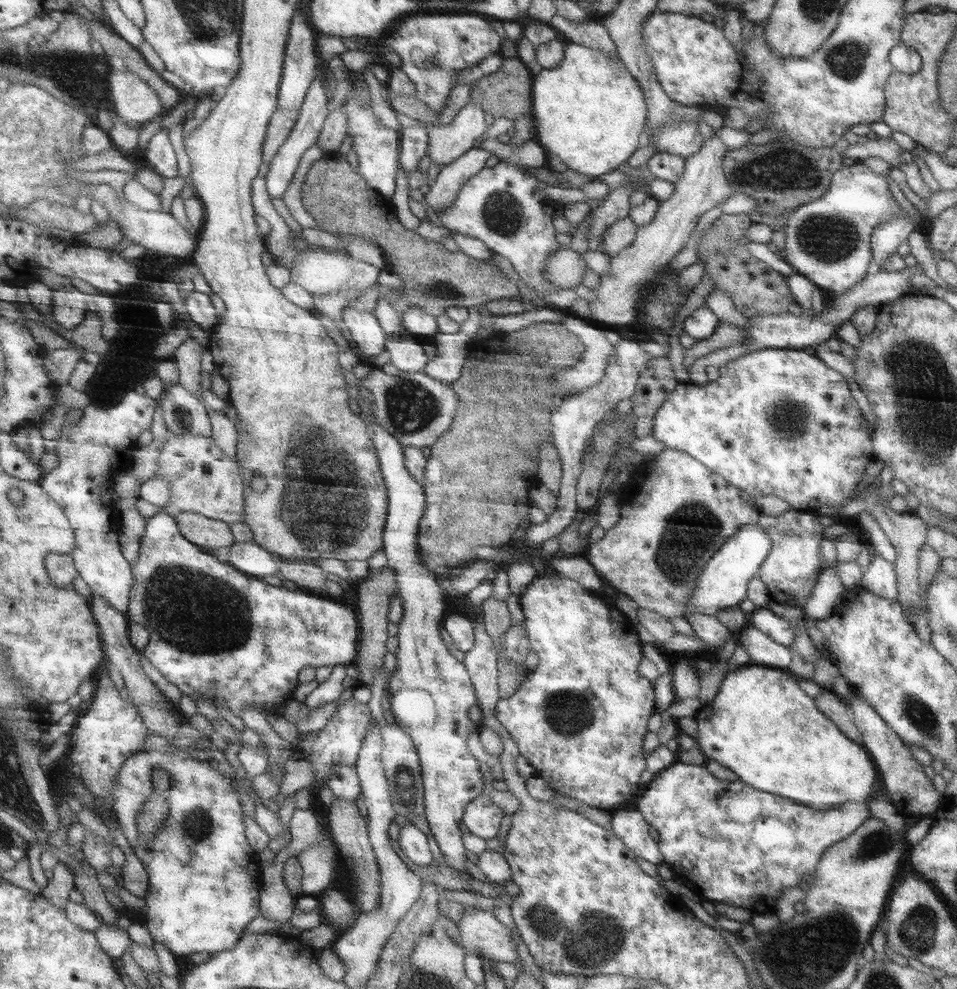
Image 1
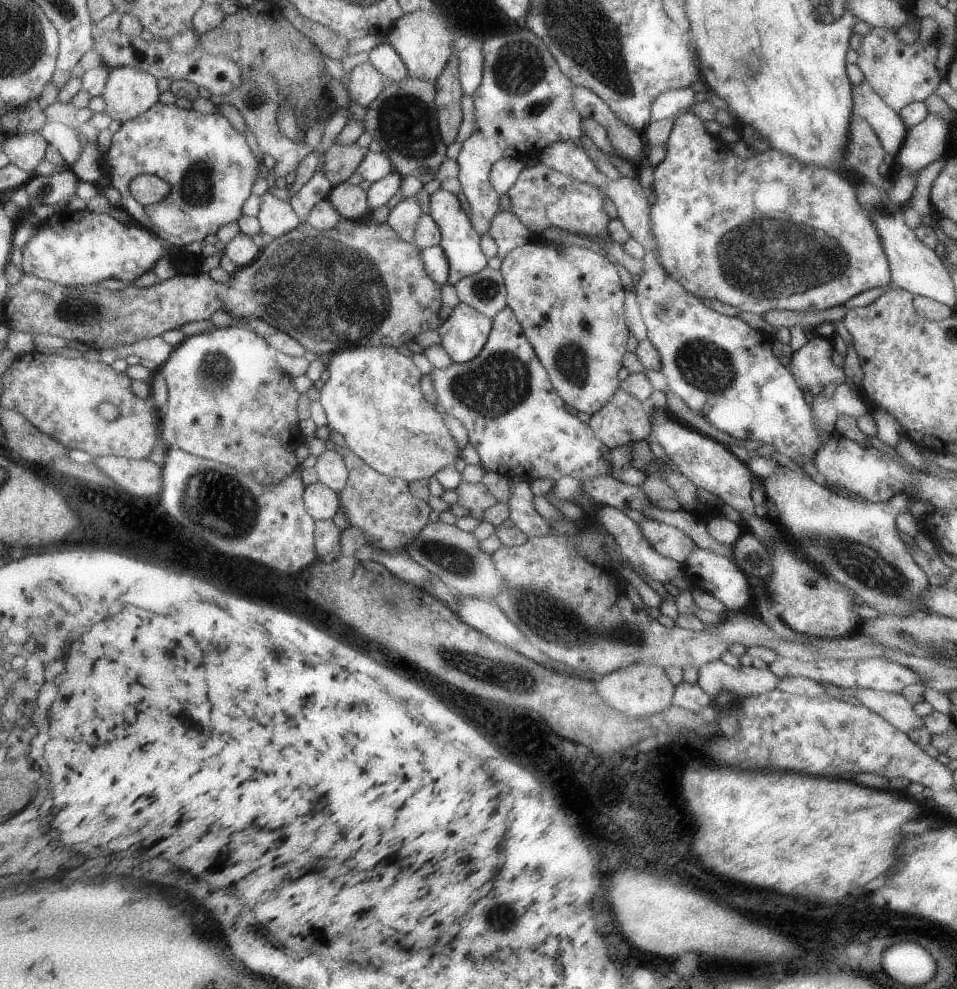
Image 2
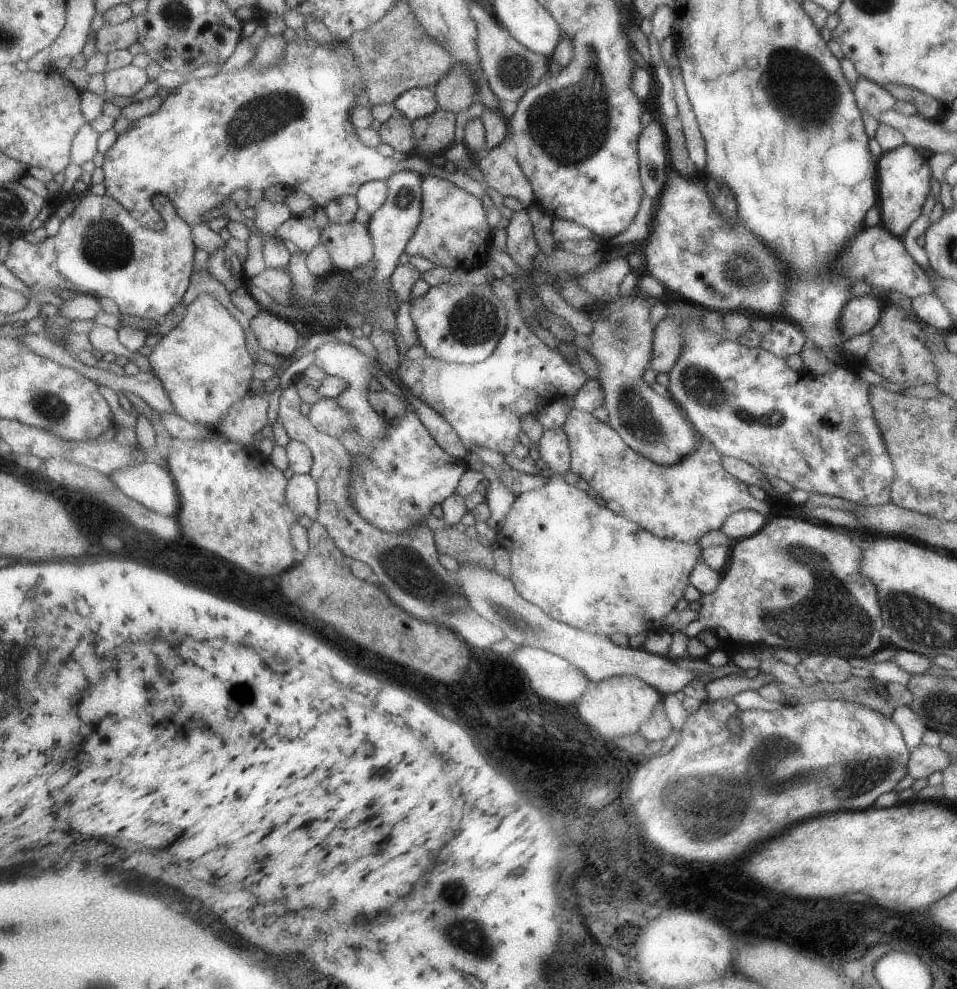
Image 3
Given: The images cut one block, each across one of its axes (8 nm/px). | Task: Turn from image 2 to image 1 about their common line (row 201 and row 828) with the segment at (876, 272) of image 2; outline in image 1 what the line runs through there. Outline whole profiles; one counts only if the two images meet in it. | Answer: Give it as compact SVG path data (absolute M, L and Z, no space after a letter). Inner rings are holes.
M677 761L662 772L654 775L653 779L648 783L646 793L642 795L636 808L642 813L646 822L658 831L660 841L658 846L664 861L672 870L673 877L682 882L687 888L690 888L695 895L698 895L705 901L707 905L712 902L724 902L732 906L740 906L746 908L755 914L776 914L776 903L781 898L783 889L796 888L800 881L804 880L804 875L814 875L817 862L820 861L824 851L831 847L834 843L840 842L842 839L847 839L858 827L862 826L868 818L871 817L871 812L867 802L844 802L838 808L830 808L830 810L818 810L818 808L810 808L803 804L796 803L794 800L756 790L756 788L742 782L738 779L736 782L728 782L728 780L720 780L716 776L702 766L696 764L684 764Z

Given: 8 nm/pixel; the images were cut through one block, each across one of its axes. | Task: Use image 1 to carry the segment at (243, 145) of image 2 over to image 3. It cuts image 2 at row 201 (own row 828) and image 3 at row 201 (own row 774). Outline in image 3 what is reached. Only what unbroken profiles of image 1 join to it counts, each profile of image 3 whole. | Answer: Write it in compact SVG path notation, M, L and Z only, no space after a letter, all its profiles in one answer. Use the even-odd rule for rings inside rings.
M296 36L294 40L288 43L285 50L285 57L279 66L270 68L265 71L257 71L252 68L252 62L246 67L234 73L220 73L213 77L207 77L204 80L192 79L188 81L180 89L173 92L166 99L160 110L152 115L142 117L133 124L133 127L118 136L117 142L106 153L107 161L105 164L105 171L107 174L106 185L108 195L118 199L130 212L146 227L150 227L155 231L163 231L167 227L167 215L161 210L157 209L155 198L158 195L166 195L174 204L174 208L179 212L182 218L186 219L192 226L201 225L208 222L206 214L210 214L214 208L221 208L225 203L230 201L232 194L238 188L248 189L252 193L261 193L268 190L270 186L282 184L288 187L291 191L300 190L306 192L311 197L315 198L316 206L328 208L329 204L337 198L345 197L346 195L357 195L360 188L364 184L375 181L388 179L396 173L402 171L414 171L418 174L427 177L442 177L444 179L455 182L458 186L469 190L472 194L478 195L480 198L486 198L492 194L492 186L488 186L484 180L476 180L468 173L454 169L452 173L444 170L443 167L436 166L428 156L422 156L416 152L409 155L406 160L396 162L394 158L388 158L383 155L376 147L366 146L360 138L358 138L358 130L352 120L352 110L356 105L363 100L361 94L366 90L365 75L362 74L360 63L357 62L357 56L354 54L353 48L343 39L335 36L337 44L334 47L323 45L314 38L311 40L304 40L304 38Z

